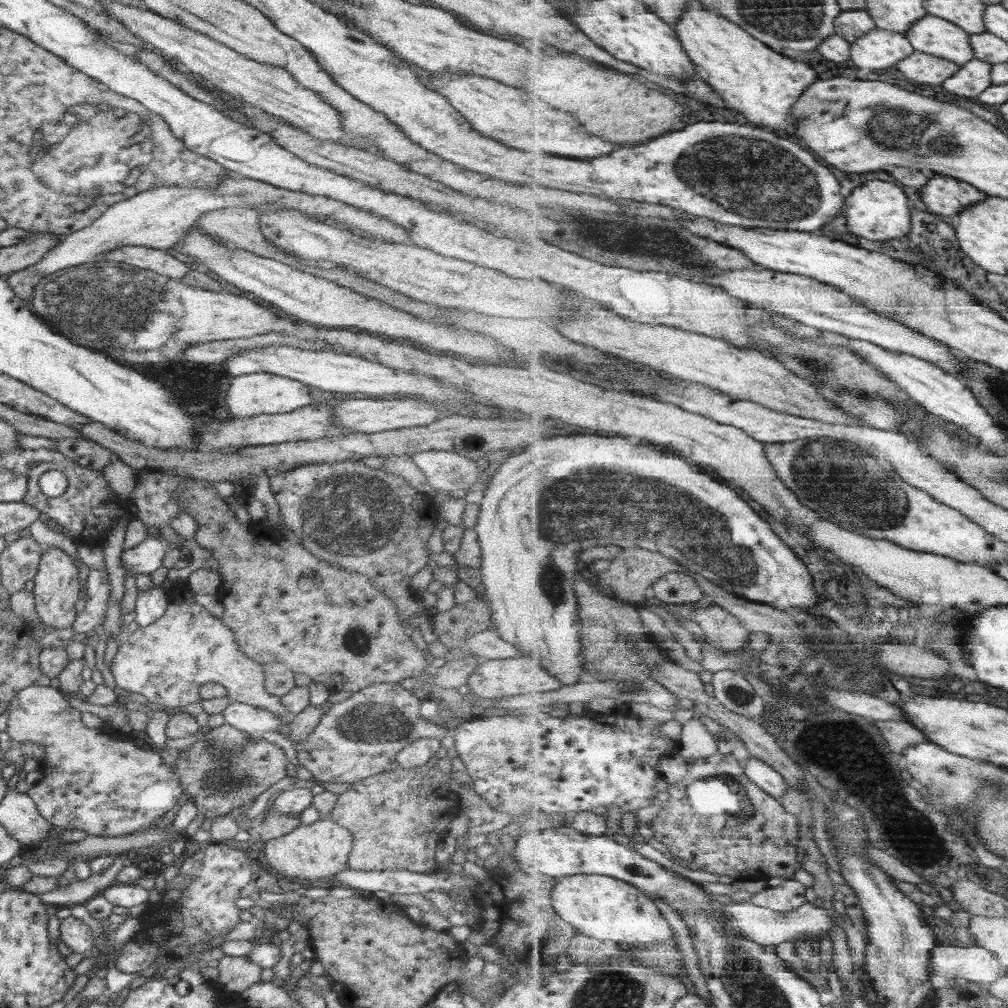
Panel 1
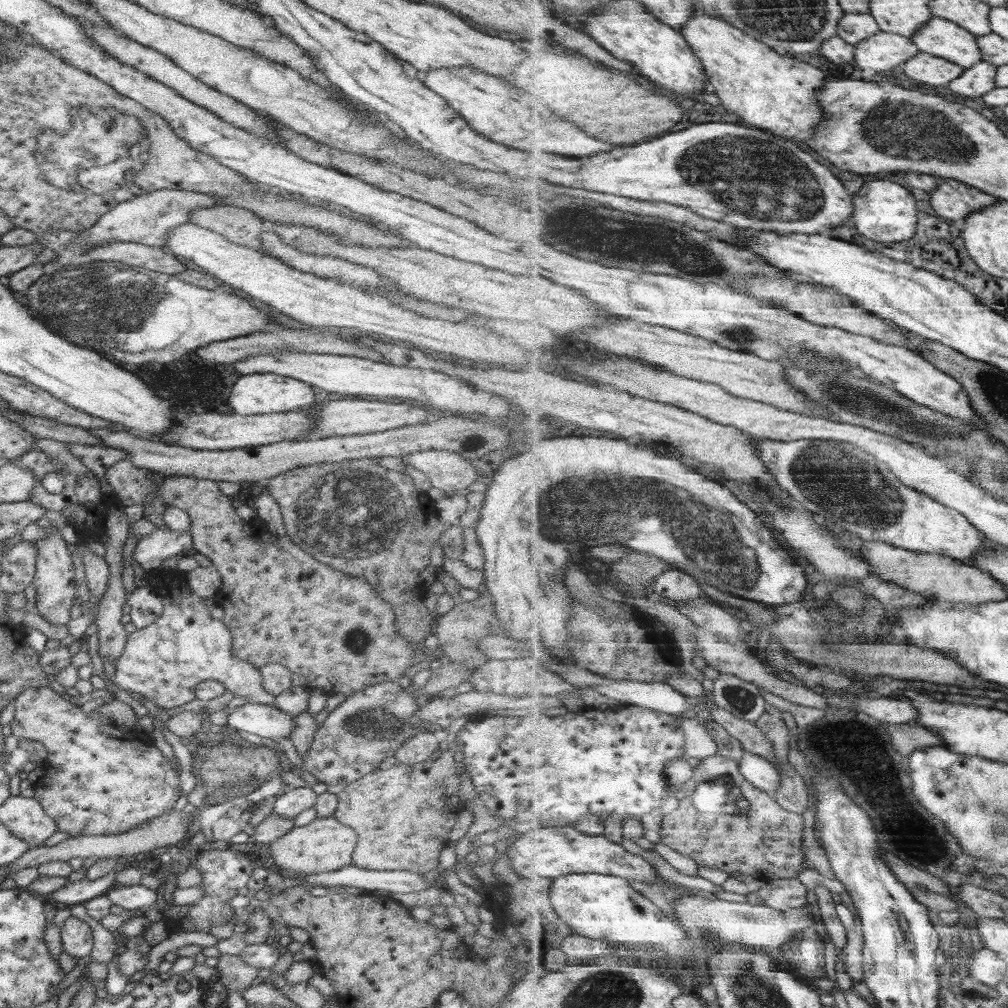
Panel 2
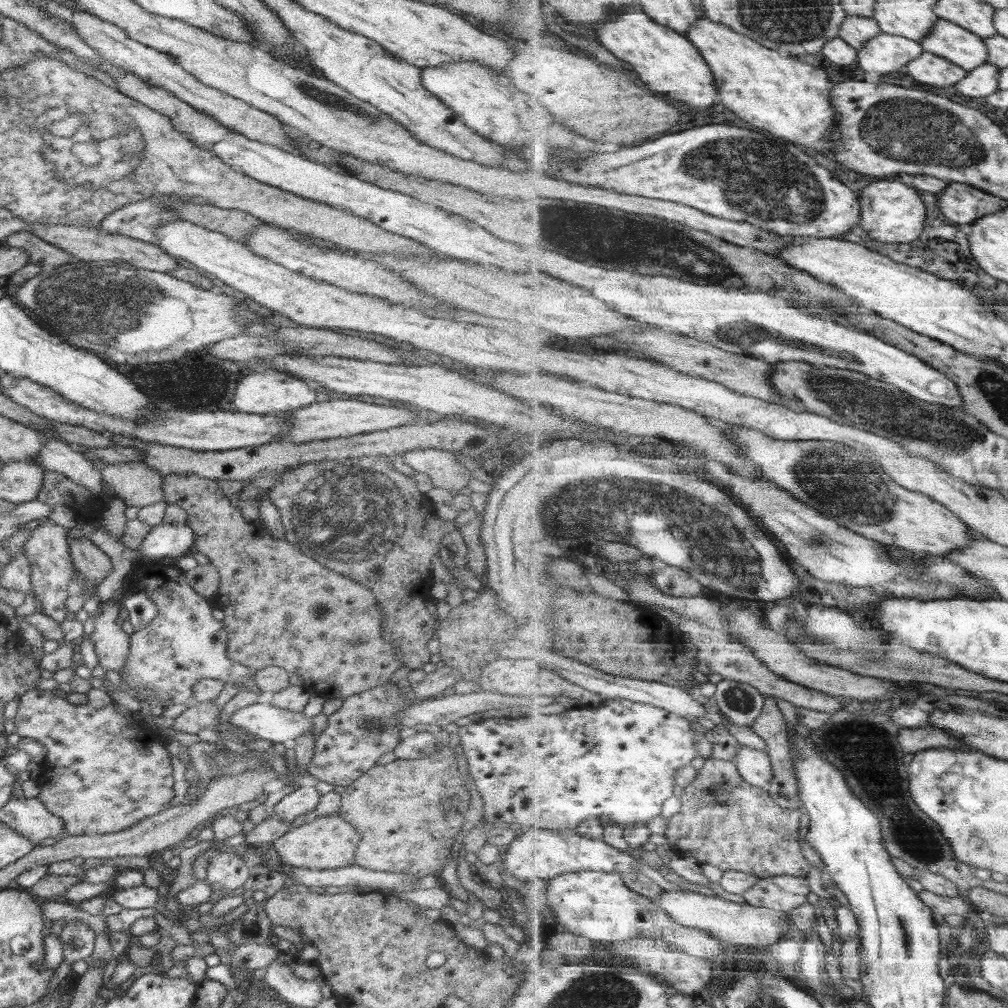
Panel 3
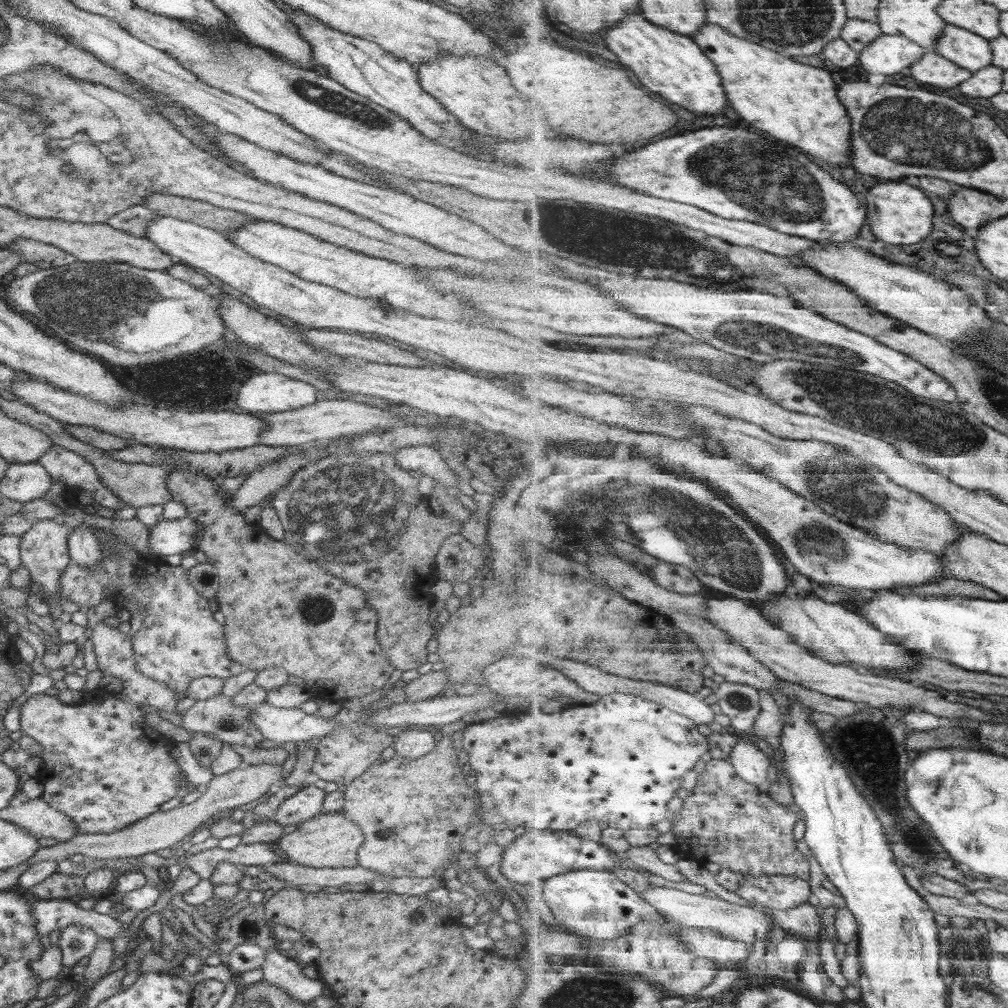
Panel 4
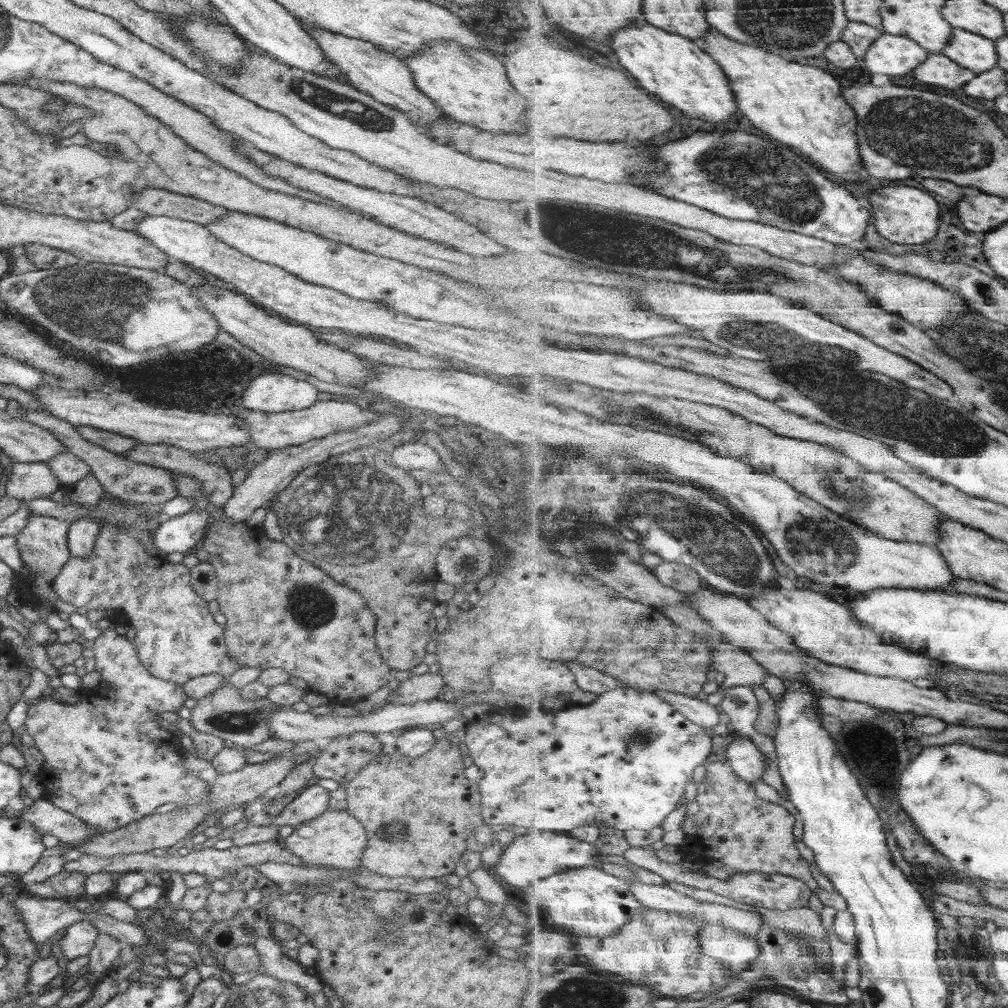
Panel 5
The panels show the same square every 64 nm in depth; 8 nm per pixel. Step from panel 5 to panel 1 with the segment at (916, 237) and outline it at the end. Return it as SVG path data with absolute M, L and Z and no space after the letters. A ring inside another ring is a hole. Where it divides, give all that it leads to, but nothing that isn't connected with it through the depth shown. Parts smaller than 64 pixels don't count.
M874 180L862 186L855 186L847 192L847 228L858 235L870 240L897 240L912 232L912 211L910 198L898 182Z

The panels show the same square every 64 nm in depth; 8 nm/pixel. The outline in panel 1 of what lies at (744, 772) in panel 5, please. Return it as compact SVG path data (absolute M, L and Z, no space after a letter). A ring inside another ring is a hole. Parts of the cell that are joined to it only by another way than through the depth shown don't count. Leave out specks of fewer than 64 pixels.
M751 756L745 765L748 778L782 802L789 788L786 778L774 766L766 763L764 759Z

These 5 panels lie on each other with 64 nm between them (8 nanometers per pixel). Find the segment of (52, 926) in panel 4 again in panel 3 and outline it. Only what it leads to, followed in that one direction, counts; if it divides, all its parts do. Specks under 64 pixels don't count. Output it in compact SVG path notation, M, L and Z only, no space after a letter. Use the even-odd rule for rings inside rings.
M53 900L53 902L48 902L44 906L40 906L40 912L42 912L43 917L46 919L47 926L52 926L54 920L64 920L69 923L72 921L80 921L85 925L88 925L95 933L108 933L108 925L106 925L106 916L100 915L90 915L83 910L78 911L78 906L72 905L70 902Z

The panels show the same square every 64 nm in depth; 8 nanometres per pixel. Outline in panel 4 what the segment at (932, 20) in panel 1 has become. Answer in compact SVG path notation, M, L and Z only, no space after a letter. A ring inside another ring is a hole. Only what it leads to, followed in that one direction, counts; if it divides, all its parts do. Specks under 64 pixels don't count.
M948 23L939 43L931 50L974 73L995 64L995 49L992 48L991 40L957 24Z

